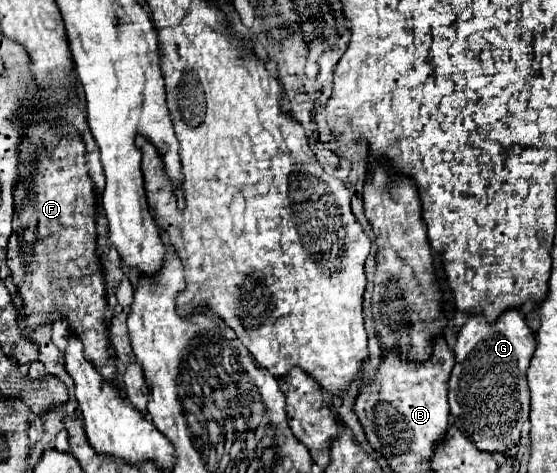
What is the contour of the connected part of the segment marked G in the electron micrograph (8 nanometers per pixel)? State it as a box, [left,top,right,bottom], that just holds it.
[450,309,536,451]

